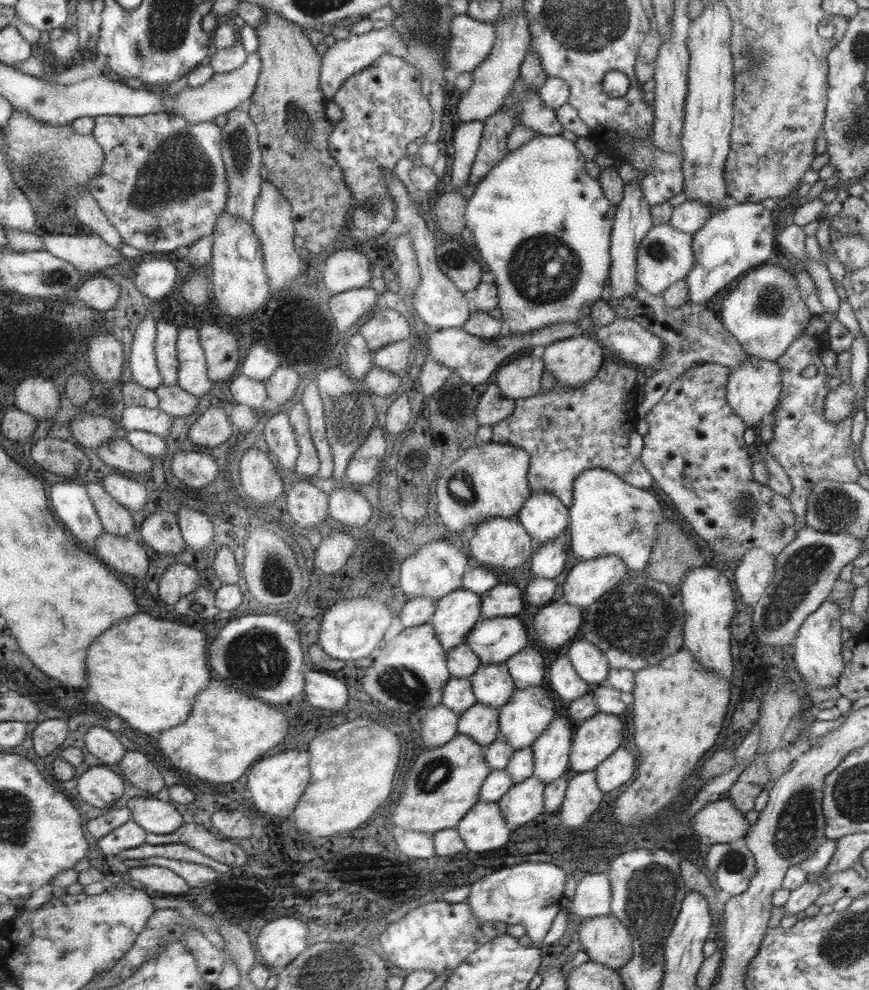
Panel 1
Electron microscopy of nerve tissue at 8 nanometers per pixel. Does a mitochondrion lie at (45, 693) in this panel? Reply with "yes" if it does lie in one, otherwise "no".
no

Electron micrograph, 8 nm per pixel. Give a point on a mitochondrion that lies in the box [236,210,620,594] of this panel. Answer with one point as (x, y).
(543, 272)

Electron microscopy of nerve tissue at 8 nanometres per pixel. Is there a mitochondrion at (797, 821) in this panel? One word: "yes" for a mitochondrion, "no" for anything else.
yes

